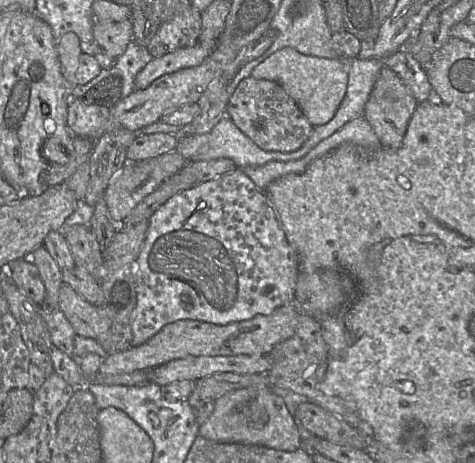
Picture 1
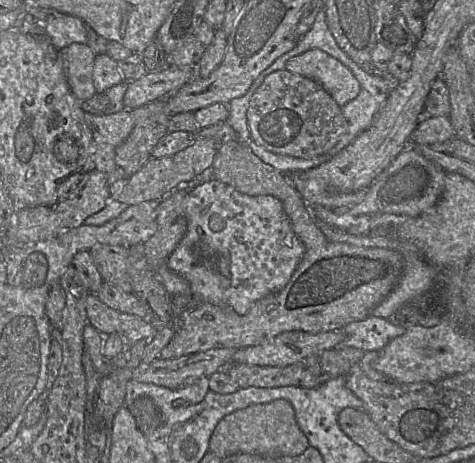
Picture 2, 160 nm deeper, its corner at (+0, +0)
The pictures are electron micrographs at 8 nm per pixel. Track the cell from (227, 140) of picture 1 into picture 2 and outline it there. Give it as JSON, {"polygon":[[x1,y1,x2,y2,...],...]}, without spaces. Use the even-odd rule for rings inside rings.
{"polygon":[[251,134,248,142,245,144,249,146,252,152,263,162,271,165,274,169,277,169,282,173,297,173,307,171,323,164,329,159,326,155,320,155,310,159,303,159,276,154,257,144,251,138]]}

